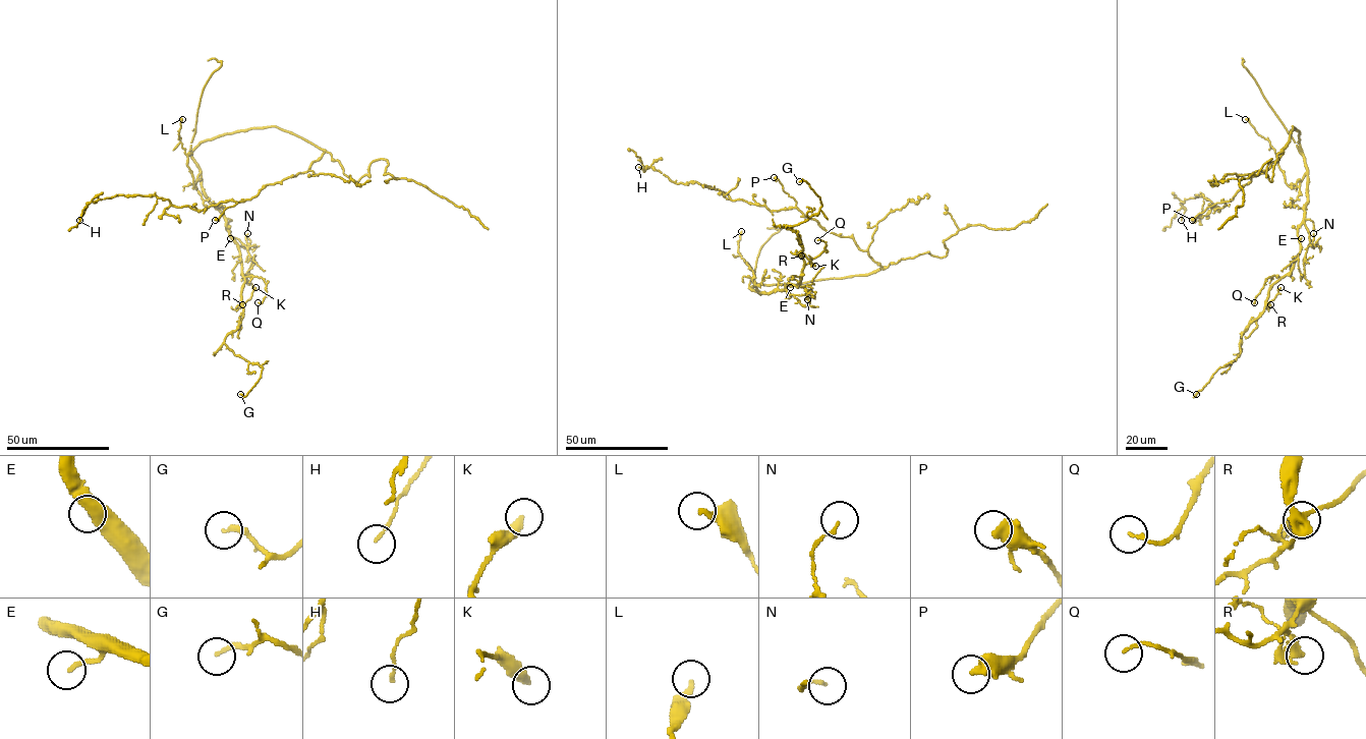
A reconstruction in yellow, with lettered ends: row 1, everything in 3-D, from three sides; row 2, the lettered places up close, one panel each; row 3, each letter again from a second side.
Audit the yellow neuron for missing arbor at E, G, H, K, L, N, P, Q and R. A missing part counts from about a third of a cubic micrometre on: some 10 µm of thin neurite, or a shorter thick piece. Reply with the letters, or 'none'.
none

